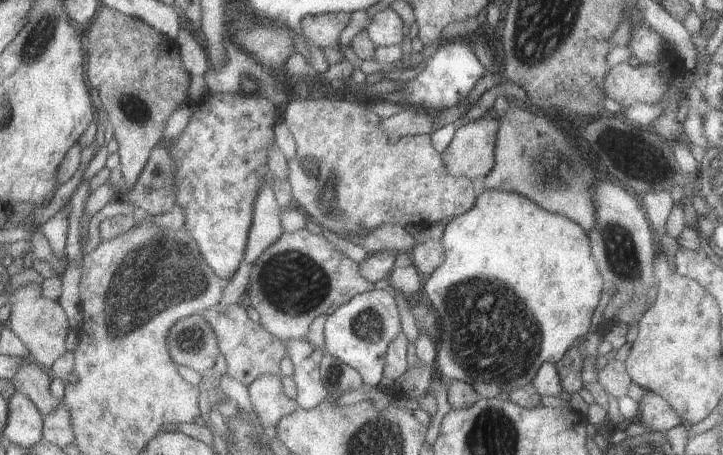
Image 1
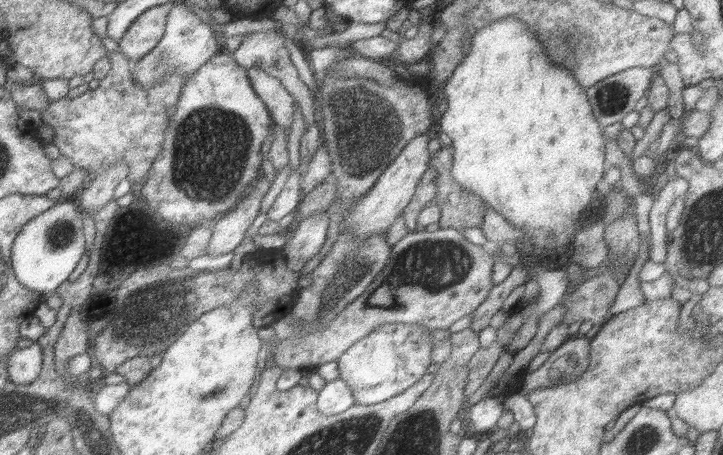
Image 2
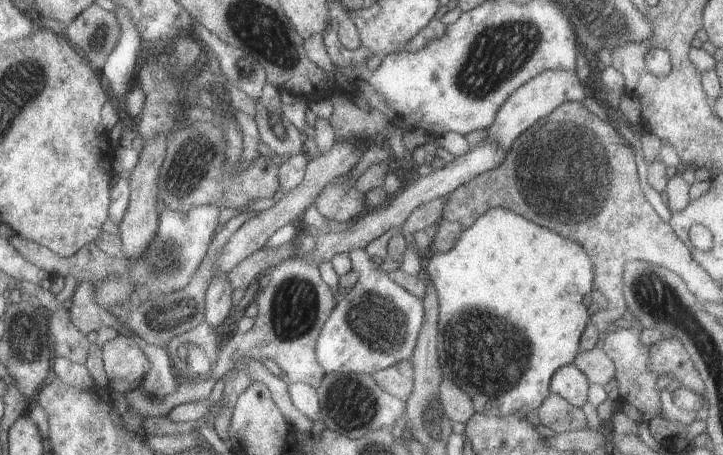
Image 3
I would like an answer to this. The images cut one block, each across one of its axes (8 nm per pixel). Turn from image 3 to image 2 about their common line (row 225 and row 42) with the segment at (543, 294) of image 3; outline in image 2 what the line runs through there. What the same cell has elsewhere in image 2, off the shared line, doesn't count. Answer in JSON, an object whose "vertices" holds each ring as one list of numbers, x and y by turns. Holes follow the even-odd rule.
{"vertices":[[509,16,509,18,503,18,501,22,495,22,493,26,487,26,485,30,481,30,475,36,475,44,473,44,473,50,471,50,469,58,463,60,463,64,457,68,453,78,443,88,443,96,449,100,449,110,443,114,441,132,447,134,453,140,453,146,457,150,455,168,453,168,455,182,459,186,467,188,467,192,471,196,477,196,489,208,489,212,495,210,497,214,501,214,501,218,505,222,513,224,515,230,519,230,525,238,529,238,529,242,531,242,529,250,535,248,535,250,543,252,543,250,557,250,557,248,569,246,573,236,579,234,581,226,591,218,591,214,593,214,591,204,597,198,597,184,603,178,603,174,607,172,607,160,605,160,605,142,607,142,607,138,603,136,603,128,597,124,597,120,593,116,593,110,589,106,585,90,571,76,573,76,571,72,551,64,551,60,547,58,543,46,537,42,535,34,521,20]]}

